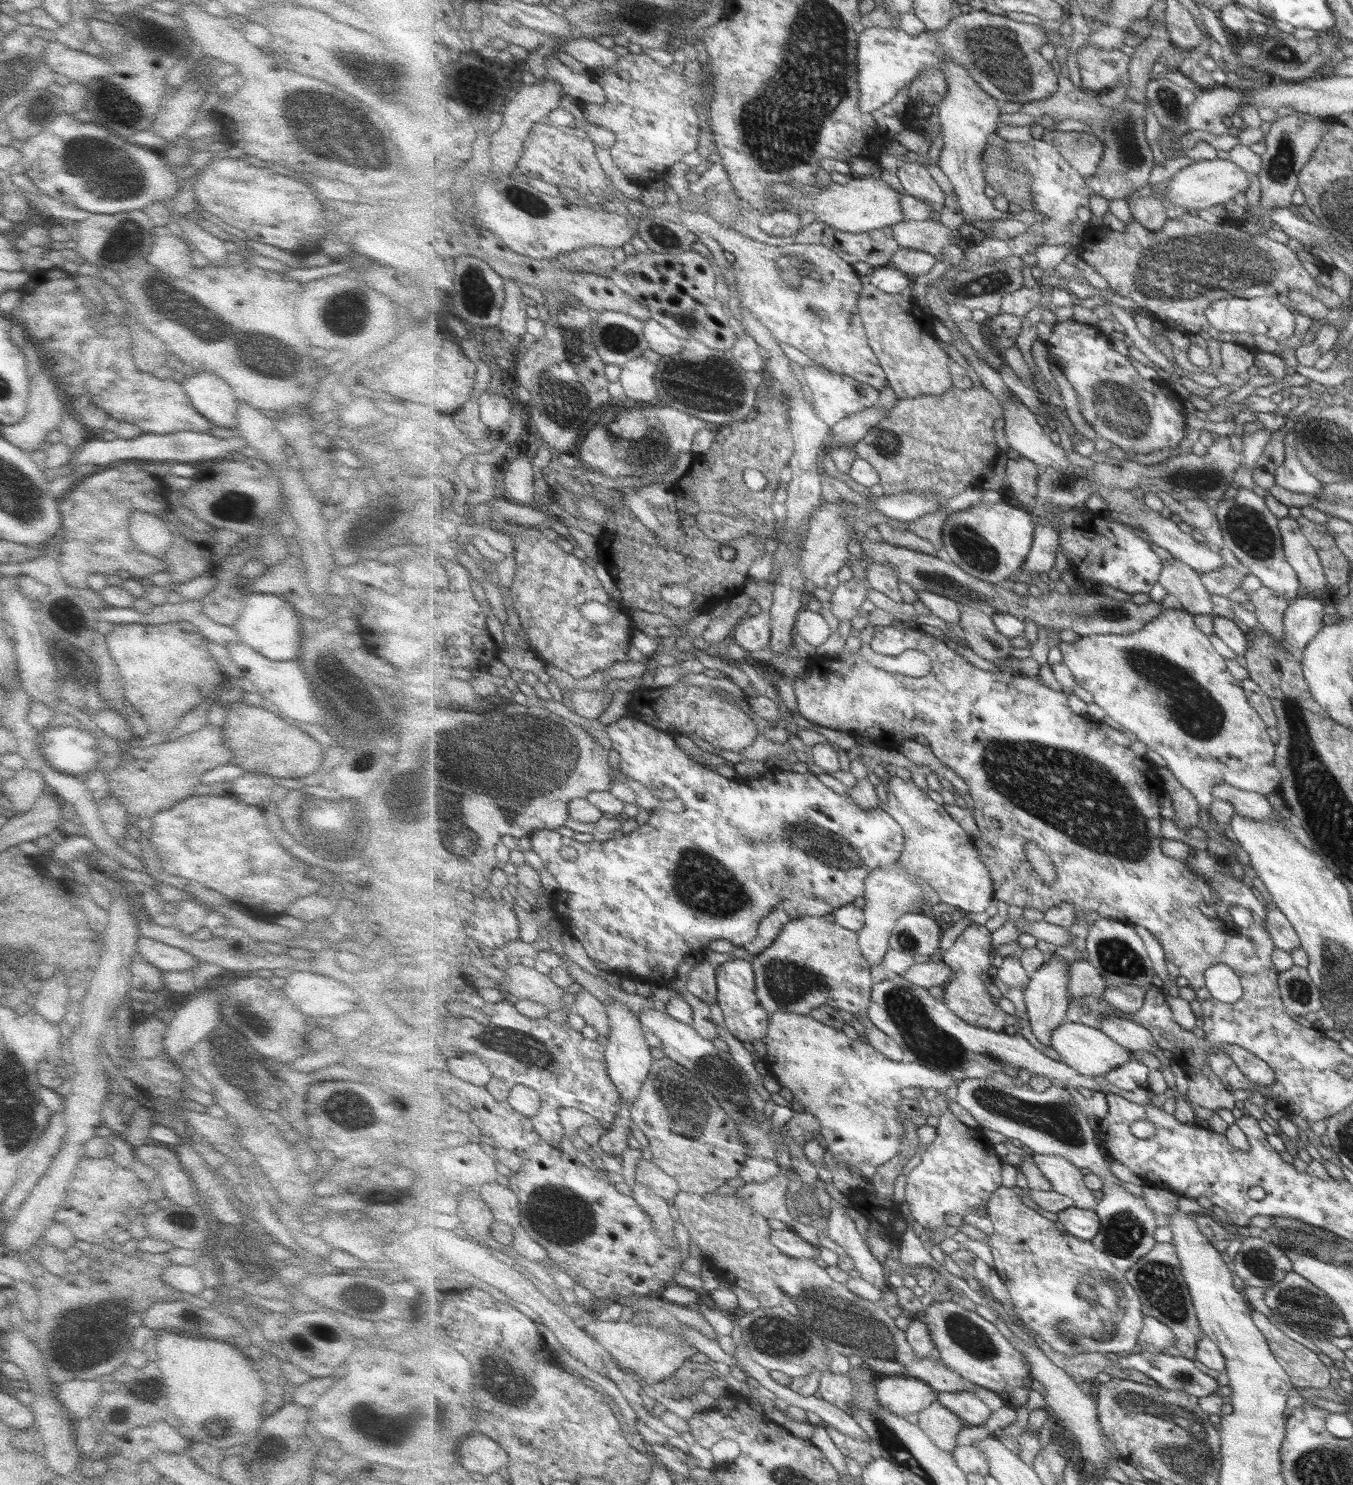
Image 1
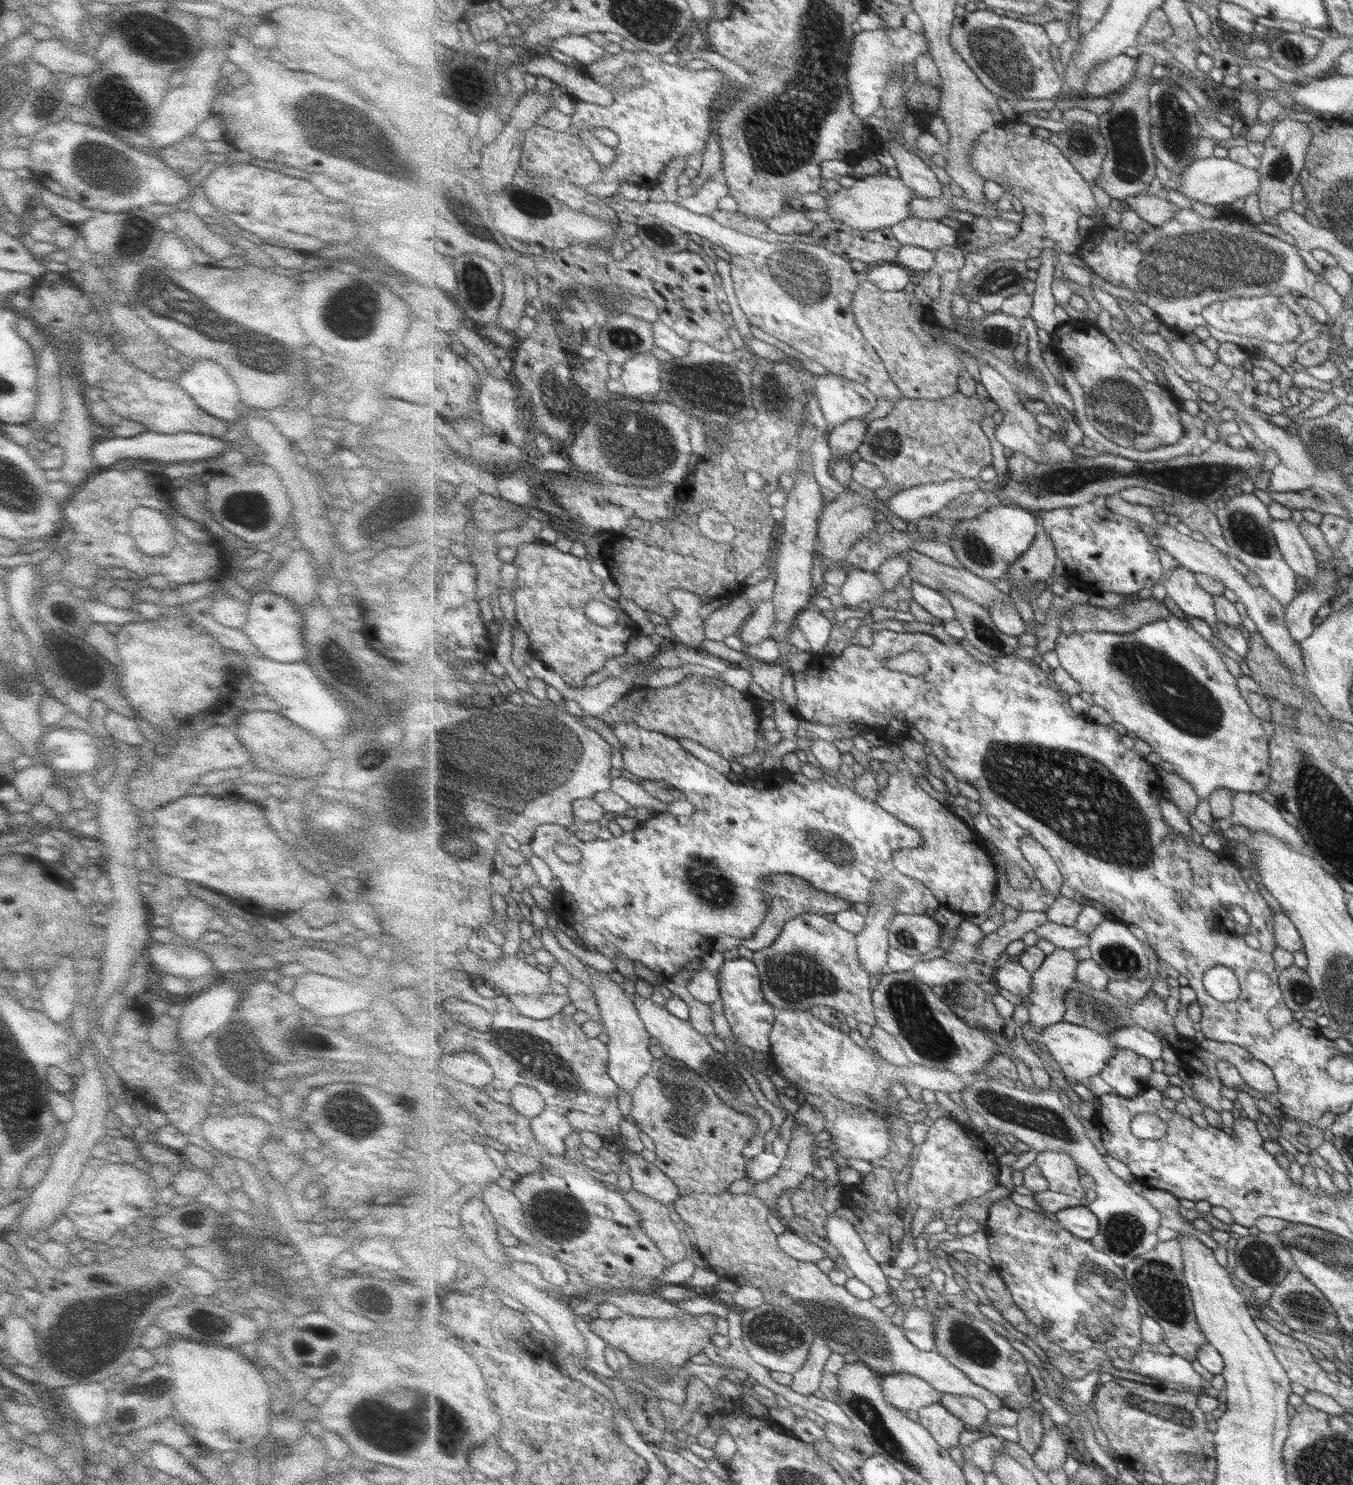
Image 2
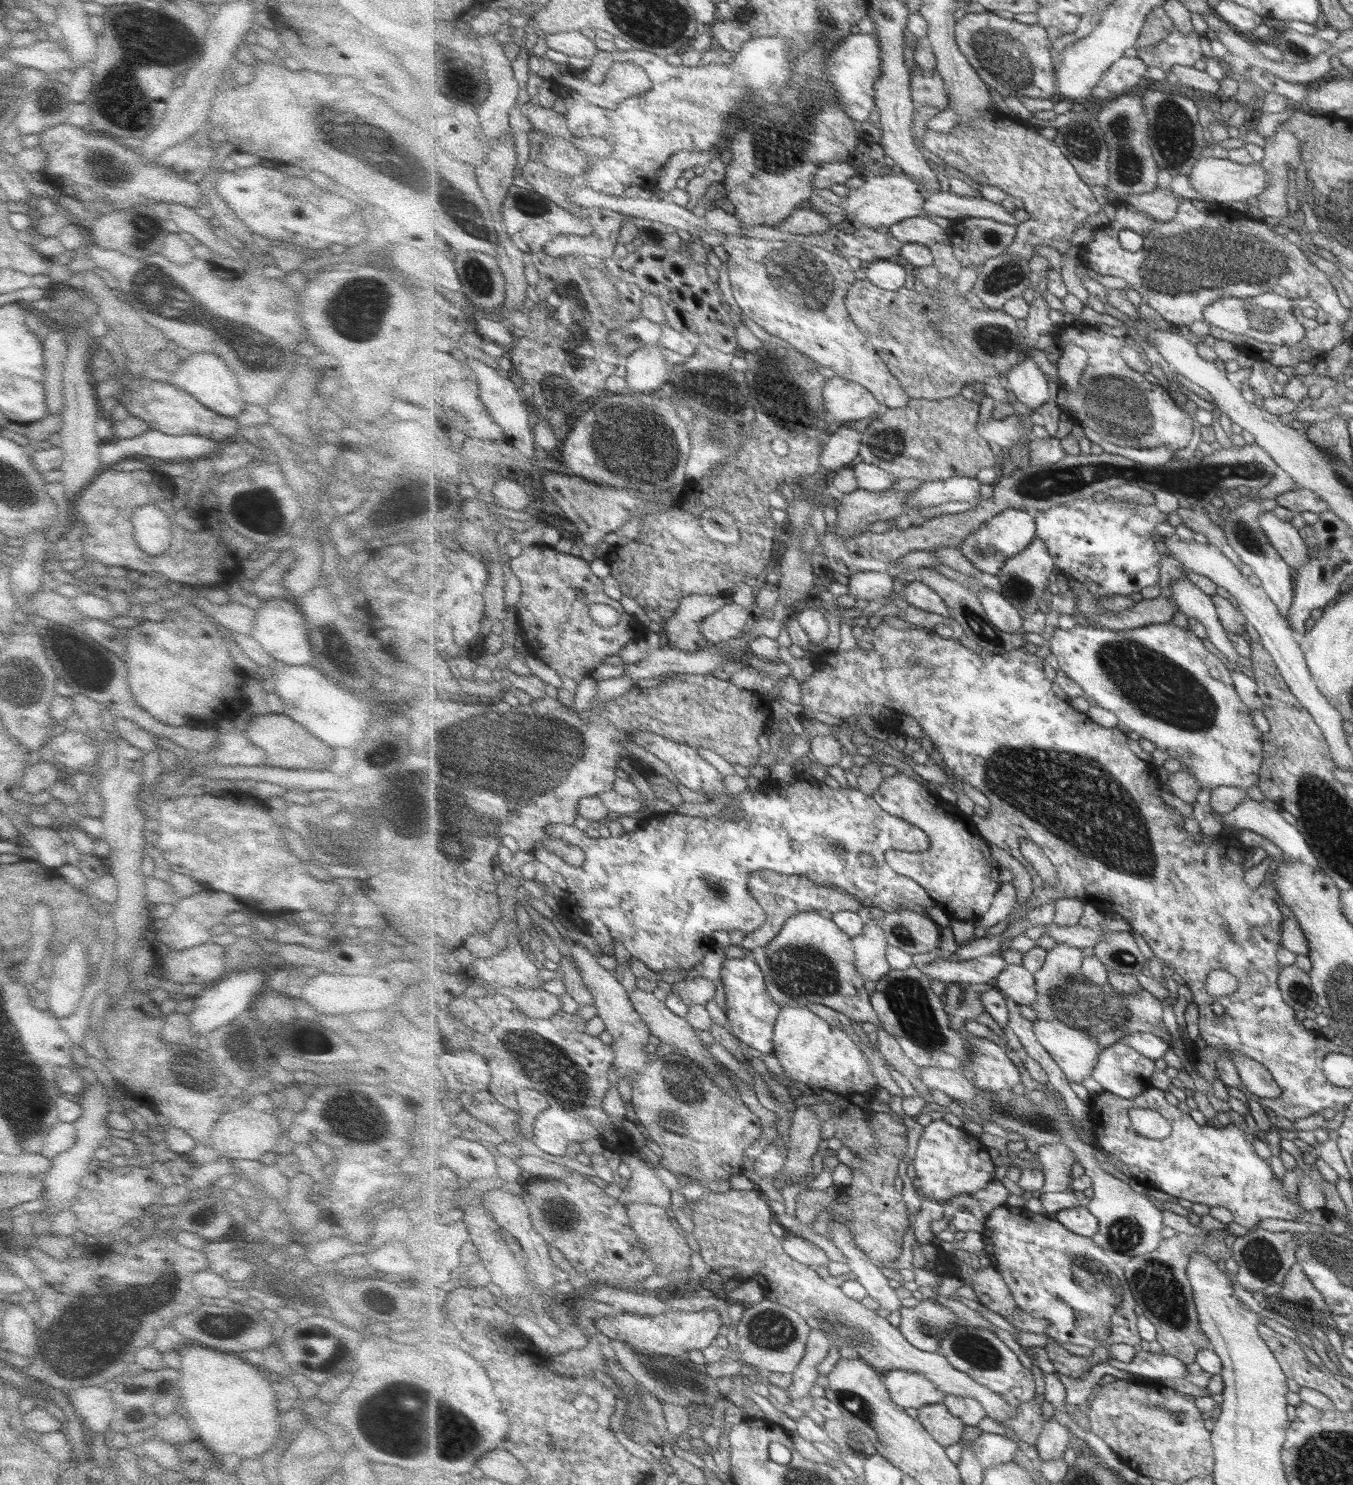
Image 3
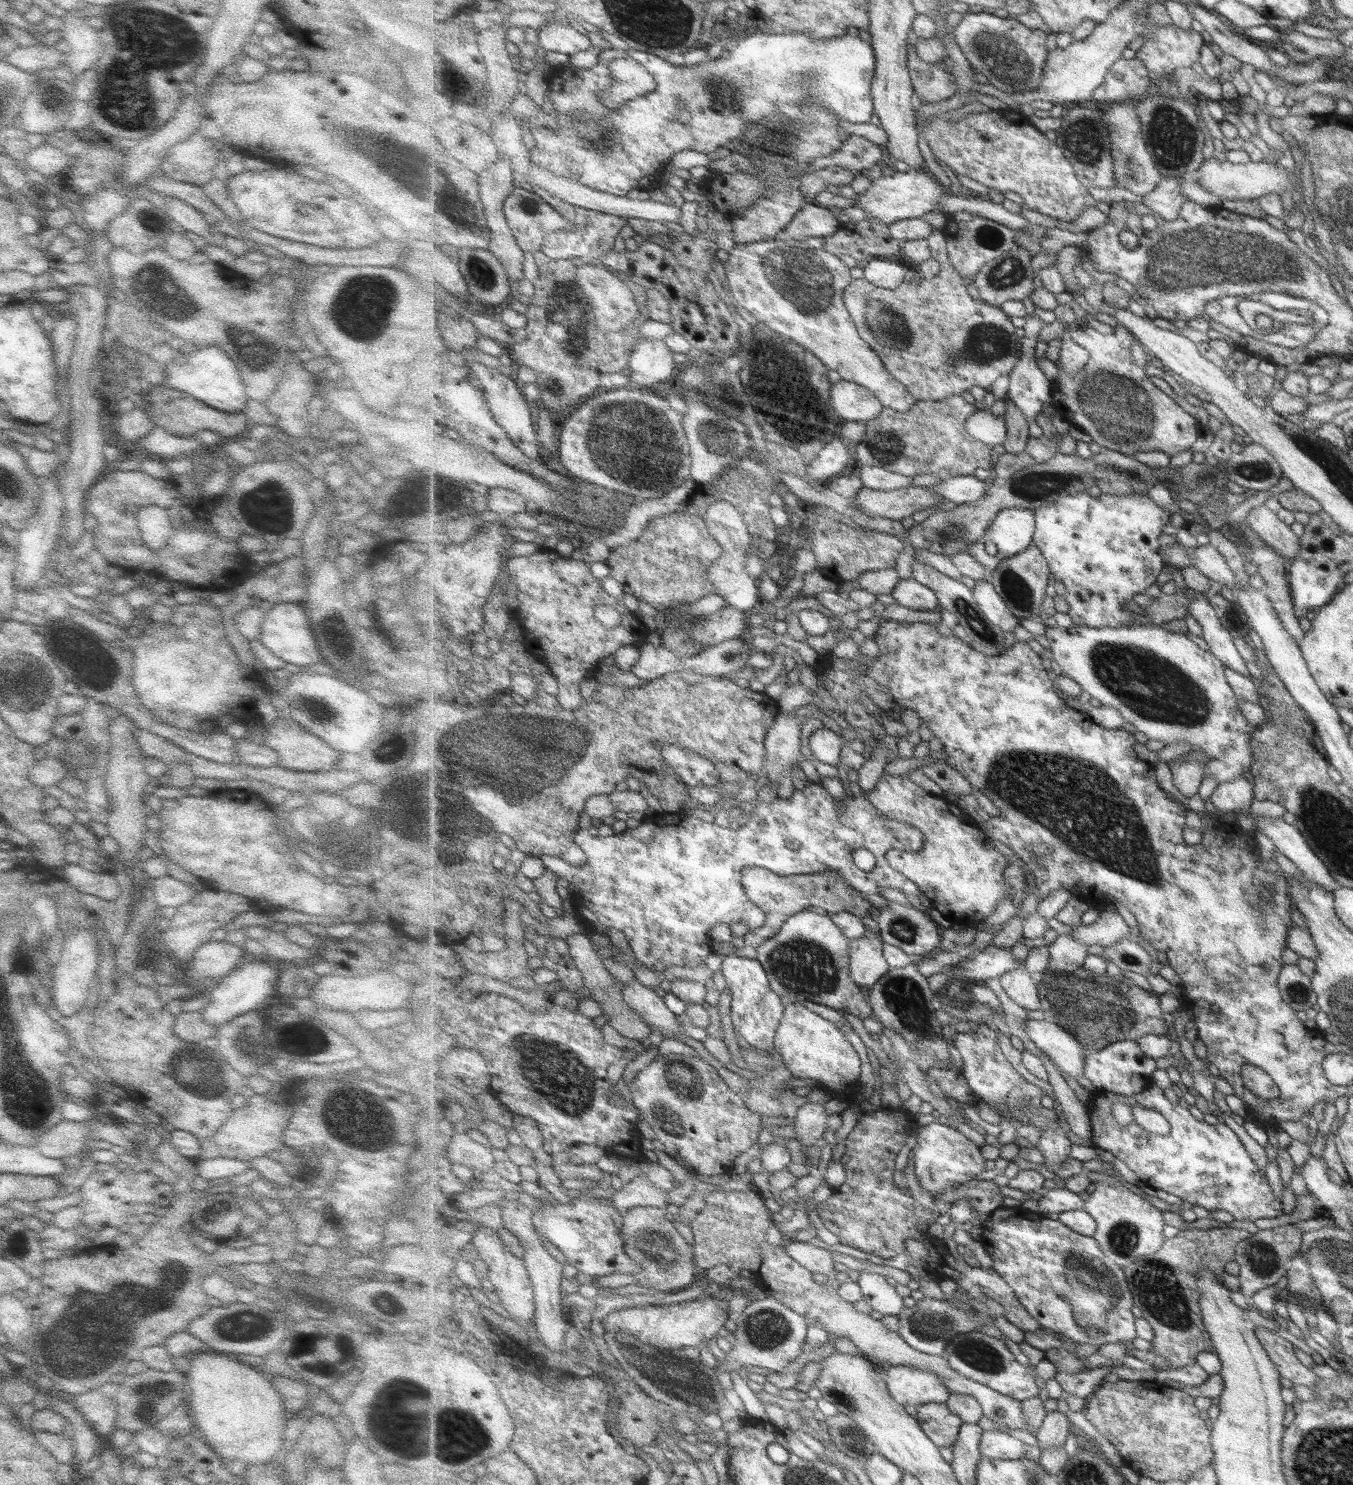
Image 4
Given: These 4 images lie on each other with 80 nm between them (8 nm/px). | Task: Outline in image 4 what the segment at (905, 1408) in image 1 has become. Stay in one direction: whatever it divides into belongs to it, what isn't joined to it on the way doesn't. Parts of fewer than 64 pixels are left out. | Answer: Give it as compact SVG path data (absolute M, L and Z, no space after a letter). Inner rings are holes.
M893 1366L887 1371L888 1389L897 1402L919 1407L936 1402L946 1404L951 1392L932 1370L919 1370L915 1366Z

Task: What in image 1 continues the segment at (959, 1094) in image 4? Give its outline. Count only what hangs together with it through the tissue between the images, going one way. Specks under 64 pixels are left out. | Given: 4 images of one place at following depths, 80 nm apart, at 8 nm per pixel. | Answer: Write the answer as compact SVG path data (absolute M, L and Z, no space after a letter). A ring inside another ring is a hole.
M788 1011L770 1014L768 1036L763 1040L766 1056L763 1059L768 1074L790 1090L794 1099L806 1112L815 1116L820 1124L820 1134L827 1143L829 1152L836 1162L843 1167L871 1165L874 1168L885 1165L896 1158L901 1151L905 1137L907 1117L900 1110L903 1088L947 1089L952 1084L959 1084L953 1076L939 1074L922 1064L909 1061L897 1062L887 1058L874 1046L864 1040L851 1039L836 1027L827 1026L811 1015L799 1015Z

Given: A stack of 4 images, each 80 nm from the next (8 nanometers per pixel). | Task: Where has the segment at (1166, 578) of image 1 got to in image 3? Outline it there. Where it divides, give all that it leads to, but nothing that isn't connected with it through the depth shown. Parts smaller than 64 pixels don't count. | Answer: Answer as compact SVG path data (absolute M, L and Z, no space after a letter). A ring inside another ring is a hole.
M1185 573L1172 584L1171 597L1177 603L1178 610L1188 619L1195 619L1205 625L1208 640L1215 649L1225 654L1226 661L1239 671L1241 665L1237 663L1239 653L1229 638L1228 631L1223 626L1218 615L1218 608L1212 596L1203 592Z

